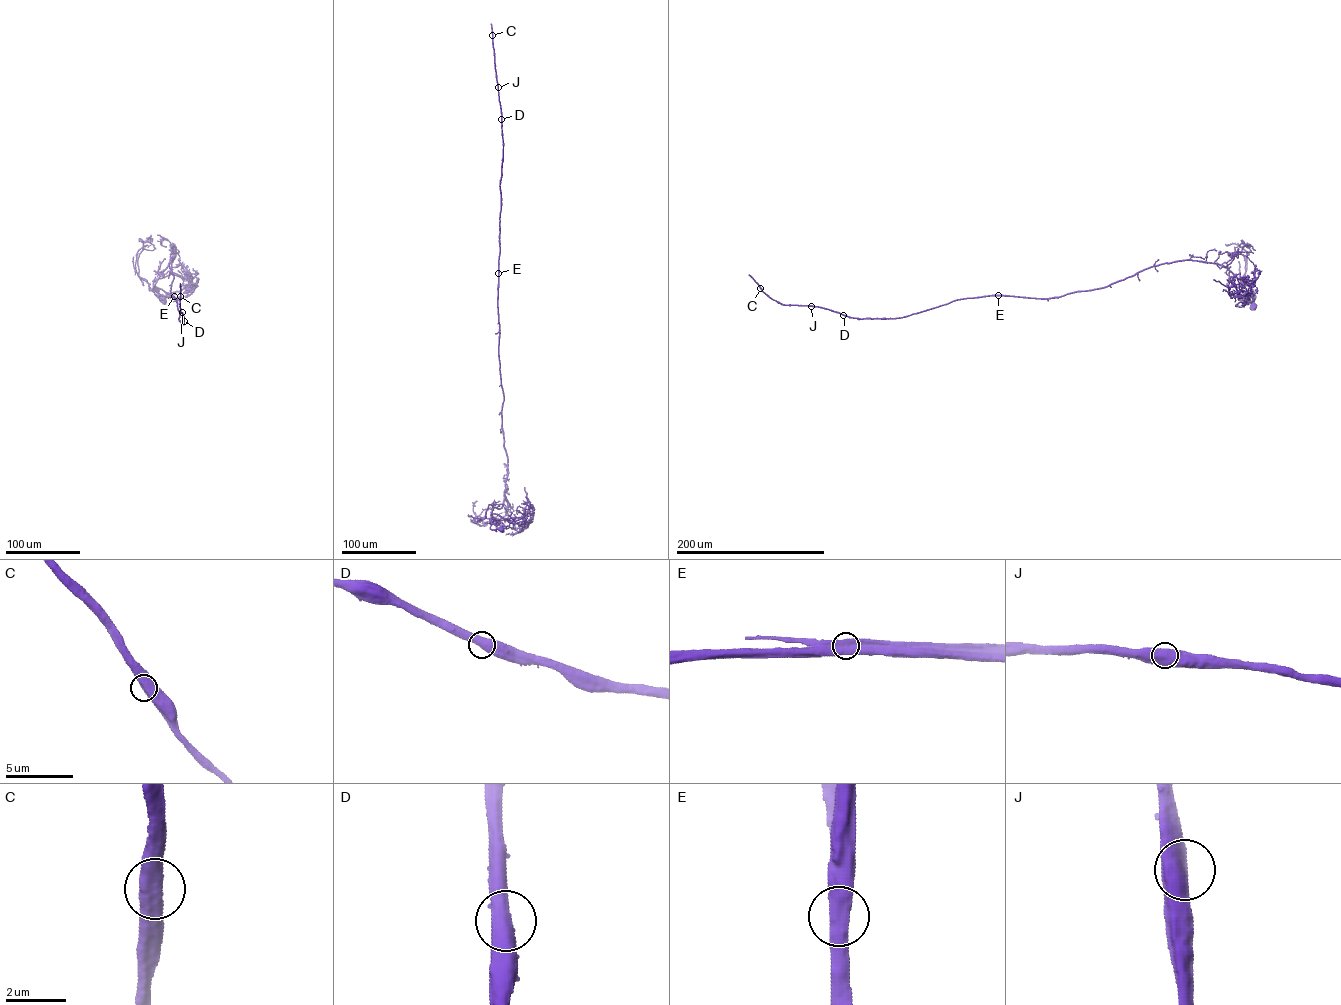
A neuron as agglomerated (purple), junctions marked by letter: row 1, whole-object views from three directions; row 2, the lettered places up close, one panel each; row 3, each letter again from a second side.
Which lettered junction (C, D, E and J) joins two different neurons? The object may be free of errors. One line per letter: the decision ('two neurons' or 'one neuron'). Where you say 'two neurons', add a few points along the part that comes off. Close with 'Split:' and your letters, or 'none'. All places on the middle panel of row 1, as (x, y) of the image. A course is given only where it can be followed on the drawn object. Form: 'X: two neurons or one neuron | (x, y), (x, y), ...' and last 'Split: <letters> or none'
C: one neuron
D: one neuron
E: two neurons | (498, 273), (497, 289)
J: one neuron
Split: E

